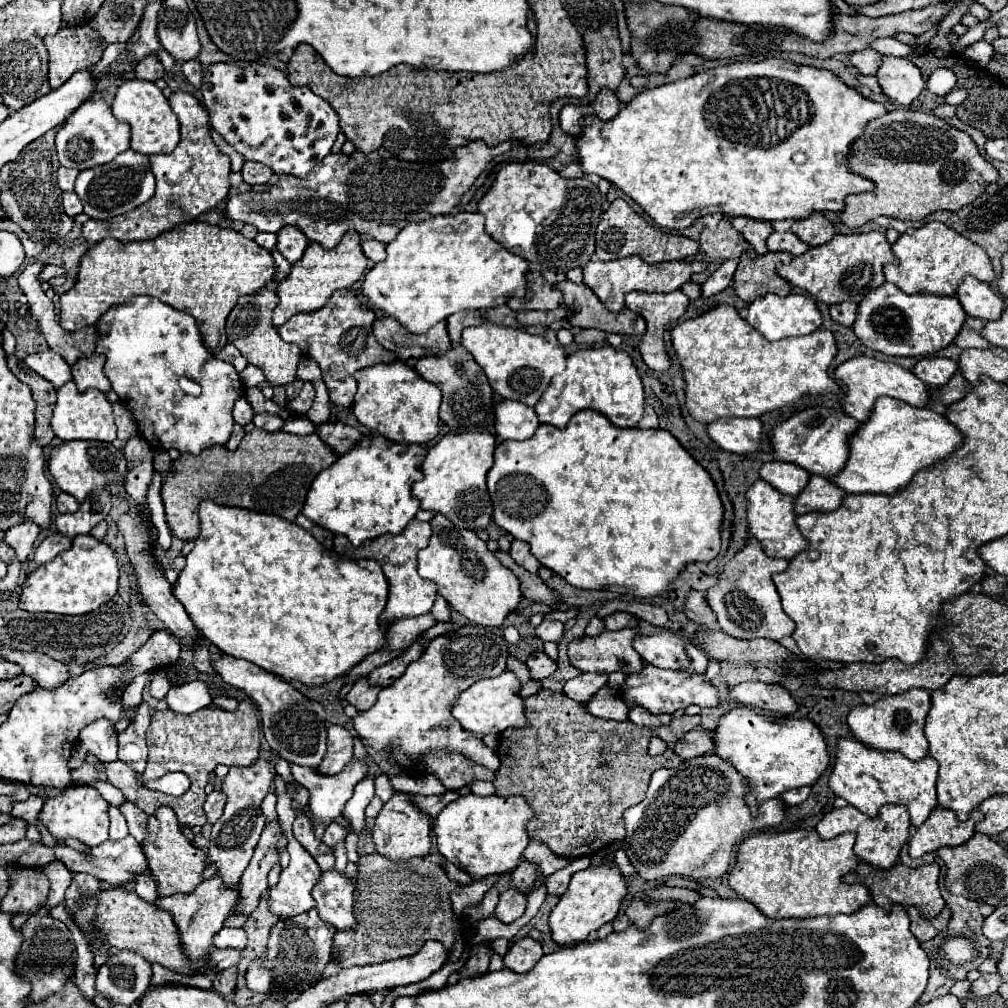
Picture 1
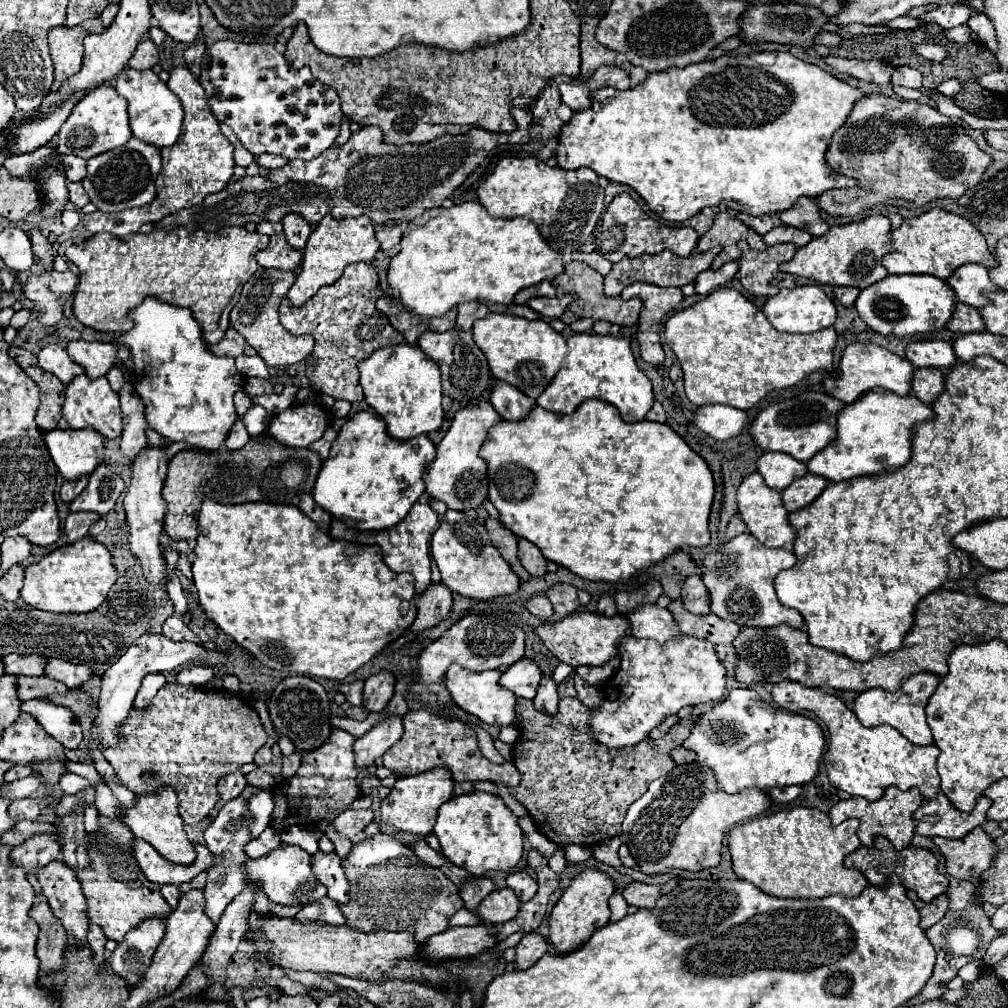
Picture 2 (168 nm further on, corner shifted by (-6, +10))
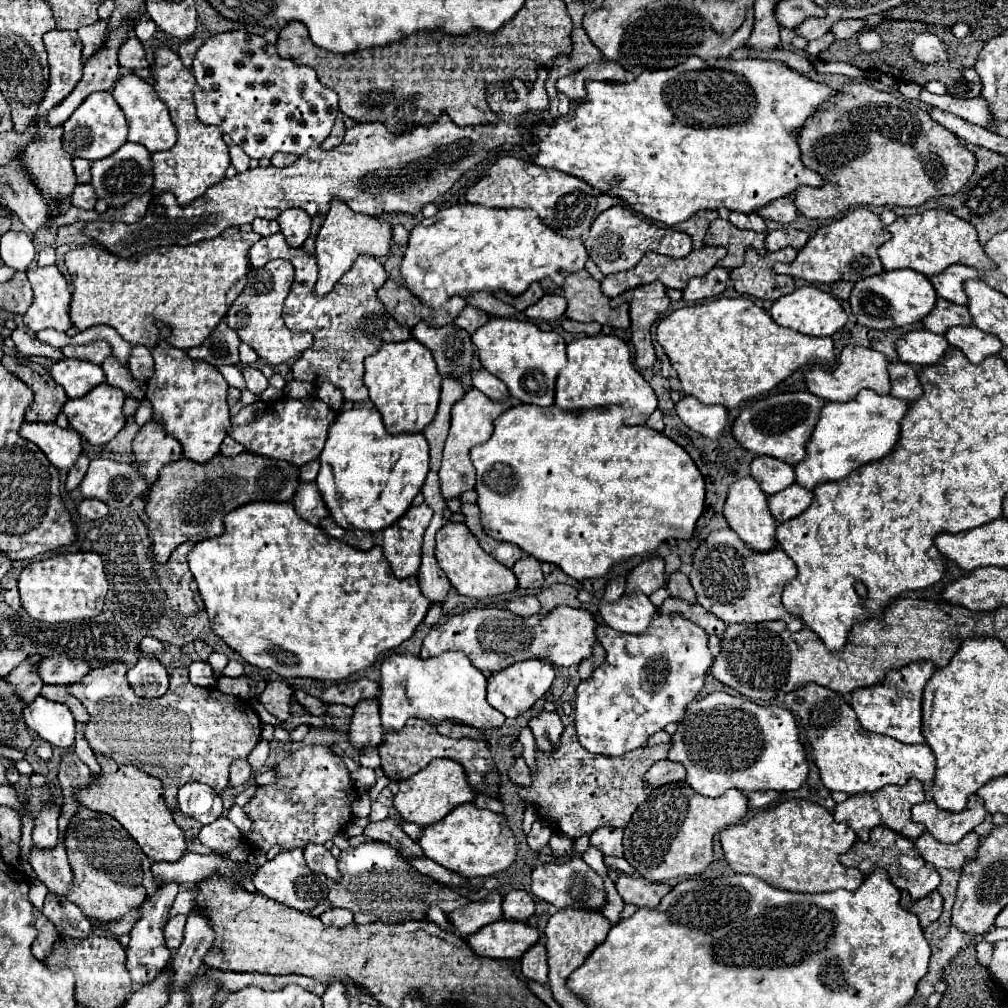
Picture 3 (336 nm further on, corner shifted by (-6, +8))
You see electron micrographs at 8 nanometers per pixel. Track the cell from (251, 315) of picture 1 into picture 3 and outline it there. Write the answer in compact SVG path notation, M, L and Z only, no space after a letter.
M276 259L260 269L252 269L248 273L248 283L244 291L238 295L238 299L226 313L228 327L234 329L238 337L244 343L248 343L258 353L258 357L268 365L286 363L288 359L302 355L314 343L314 337L310 333L292 333L288 327L284 327L282 303L292 283L294 283L294 267L290 261Z

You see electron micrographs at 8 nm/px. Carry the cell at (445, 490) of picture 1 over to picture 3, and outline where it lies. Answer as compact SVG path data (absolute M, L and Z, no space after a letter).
M470 389L454 407L452 407L452 425L450 425L450 435L446 439L444 445L444 459L442 459L442 467L438 471L440 475L440 491L442 497L448 499L460 499L462 493L472 491L476 485L476 471L474 465L470 461L470 449L474 445L480 445L484 441L490 439L492 431L494 431L494 419L498 415L502 415L506 409L510 409L512 405L519 405L522 402L518 399L508 399L508 401L490 401L486 395L482 395L482 391L478 389Z

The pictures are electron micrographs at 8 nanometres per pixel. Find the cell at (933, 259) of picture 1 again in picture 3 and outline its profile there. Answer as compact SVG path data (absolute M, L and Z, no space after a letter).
M930 209L920 215L898 217L892 225L886 227L886 231L890 233L890 239L878 247L878 255L886 271L914 269L926 277L932 277L932 275L940 275L946 267L954 263L974 267L978 271L992 269L992 261L984 253L976 229L968 221L950 215L946 211Z

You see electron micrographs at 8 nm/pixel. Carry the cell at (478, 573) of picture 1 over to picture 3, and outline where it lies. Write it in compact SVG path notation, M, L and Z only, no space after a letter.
M448 521L438 533L436 533L436 561L440 569L448 575L452 587L466 597L484 599L494 597L502 593L512 593L518 587L518 579L506 565L492 559L492 555L484 553L478 545L478 539L472 535L466 523L452 523Z

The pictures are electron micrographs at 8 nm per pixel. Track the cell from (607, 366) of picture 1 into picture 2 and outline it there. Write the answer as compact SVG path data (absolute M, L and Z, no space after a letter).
M586 332L572 335L568 339L568 355L560 371L546 391L536 399L536 405L554 413L572 413L582 401L592 397L614 405L626 423L642 421L650 411L654 403L652 383L638 369L628 339Z

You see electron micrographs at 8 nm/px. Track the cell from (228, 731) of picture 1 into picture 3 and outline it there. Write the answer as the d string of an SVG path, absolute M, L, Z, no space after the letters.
M112 663L106 667L90 669L88 675L80 683L70 683L68 693L72 693L88 711L90 719L86 723L86 739L90 747L96 751L96 755L110 757L116 763L122 765L134 765L140 771L158 777L164 783L164 799L170 811L178 811L178 789L186 783L206 783L216 793L222 793L228 787L228 773L230 763L236 759L246 759L250 751L260 741L262 723L258 713L252 709L250 701L246 707L246 701L234 695L220 693L218 689L198 687L188 681L188 669L178 667L170 675L170 689L166 695L158 699L142 699L136 697L130 683L126 681L128 667L124 663Z

